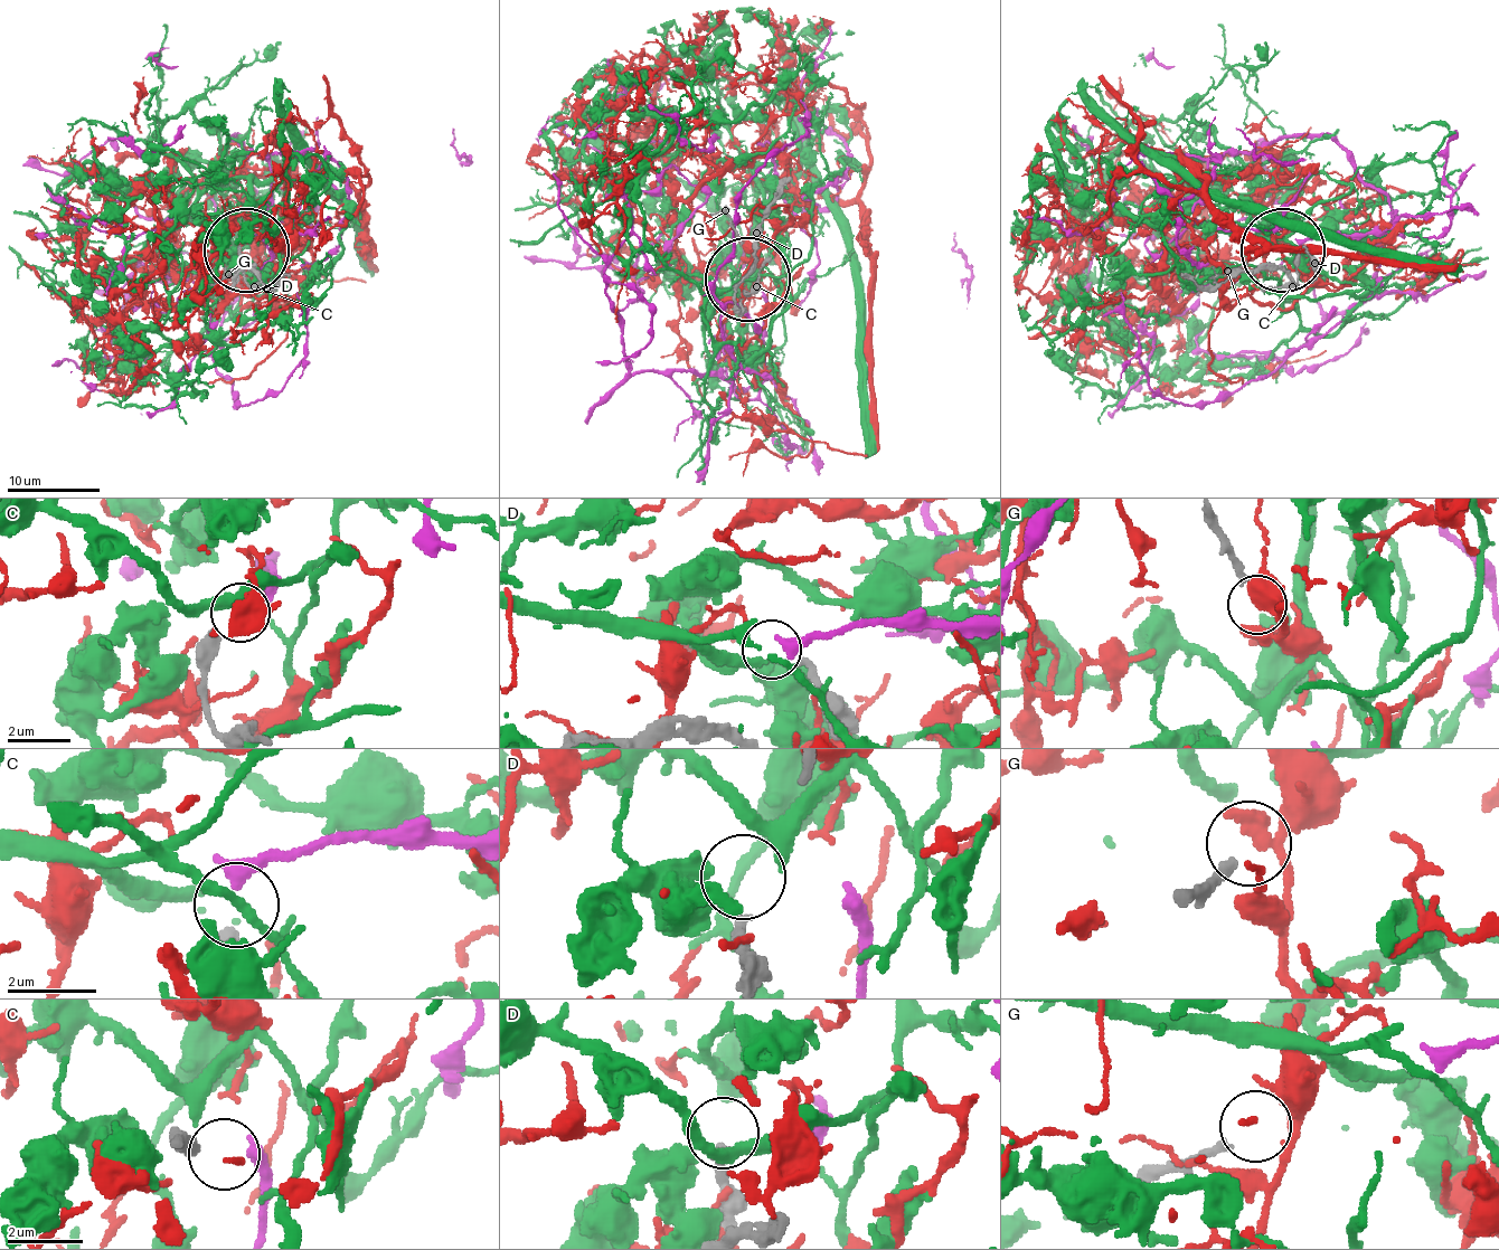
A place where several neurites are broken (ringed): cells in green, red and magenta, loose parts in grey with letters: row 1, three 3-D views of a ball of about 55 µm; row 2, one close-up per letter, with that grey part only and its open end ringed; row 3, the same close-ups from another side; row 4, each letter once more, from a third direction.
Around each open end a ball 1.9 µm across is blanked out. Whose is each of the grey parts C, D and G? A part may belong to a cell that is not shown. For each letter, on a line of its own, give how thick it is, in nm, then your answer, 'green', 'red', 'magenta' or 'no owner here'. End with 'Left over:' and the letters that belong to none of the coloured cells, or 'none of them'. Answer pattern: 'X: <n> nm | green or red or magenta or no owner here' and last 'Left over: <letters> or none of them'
C: 480 nm | magenta
D: 260 nm | no owner here
G: 240 nm | no owner here
Left over: D, G

